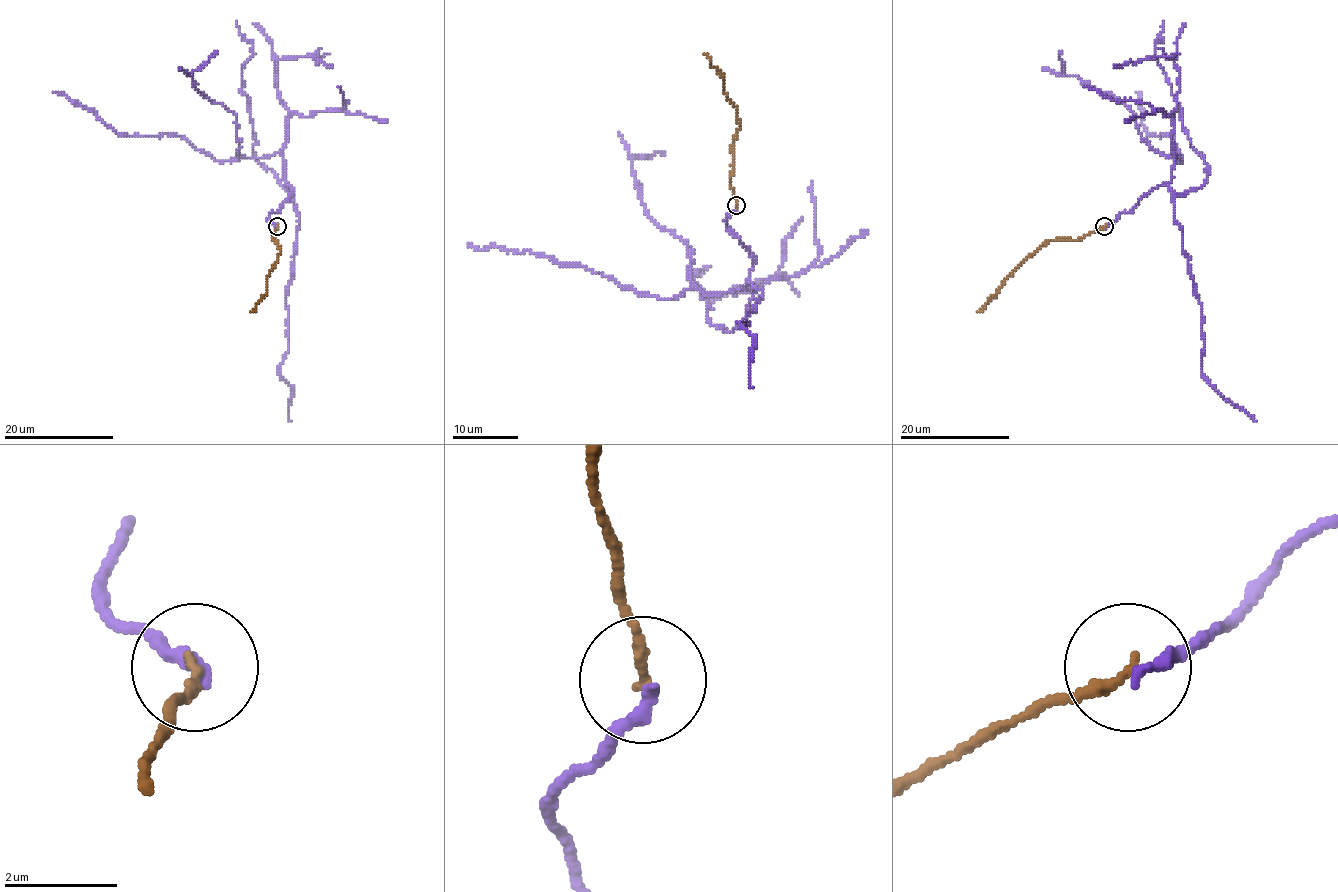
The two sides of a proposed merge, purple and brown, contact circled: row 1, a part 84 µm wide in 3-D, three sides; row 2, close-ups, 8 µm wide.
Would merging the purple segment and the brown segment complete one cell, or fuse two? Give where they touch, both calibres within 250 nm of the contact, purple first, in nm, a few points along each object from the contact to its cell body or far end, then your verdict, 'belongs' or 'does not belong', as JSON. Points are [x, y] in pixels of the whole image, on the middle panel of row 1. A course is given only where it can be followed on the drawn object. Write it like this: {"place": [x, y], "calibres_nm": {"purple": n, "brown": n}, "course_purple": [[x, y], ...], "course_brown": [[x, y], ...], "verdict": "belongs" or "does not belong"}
{"place": [736, 205], "calibres_nm": {"purple": 240, "brown": 190}, "course_purple": [[736, 207], [726, 223], [755, 259], [739, 290], [691, 288], [664, 300], [579, 264], [469, 244]], "course_brown": [[736, 205], [731, 176], [732, 143], [739, 128], [736, 107], [724, 92], [722, 76], [704, 53]], "verdict": "belongs"}

